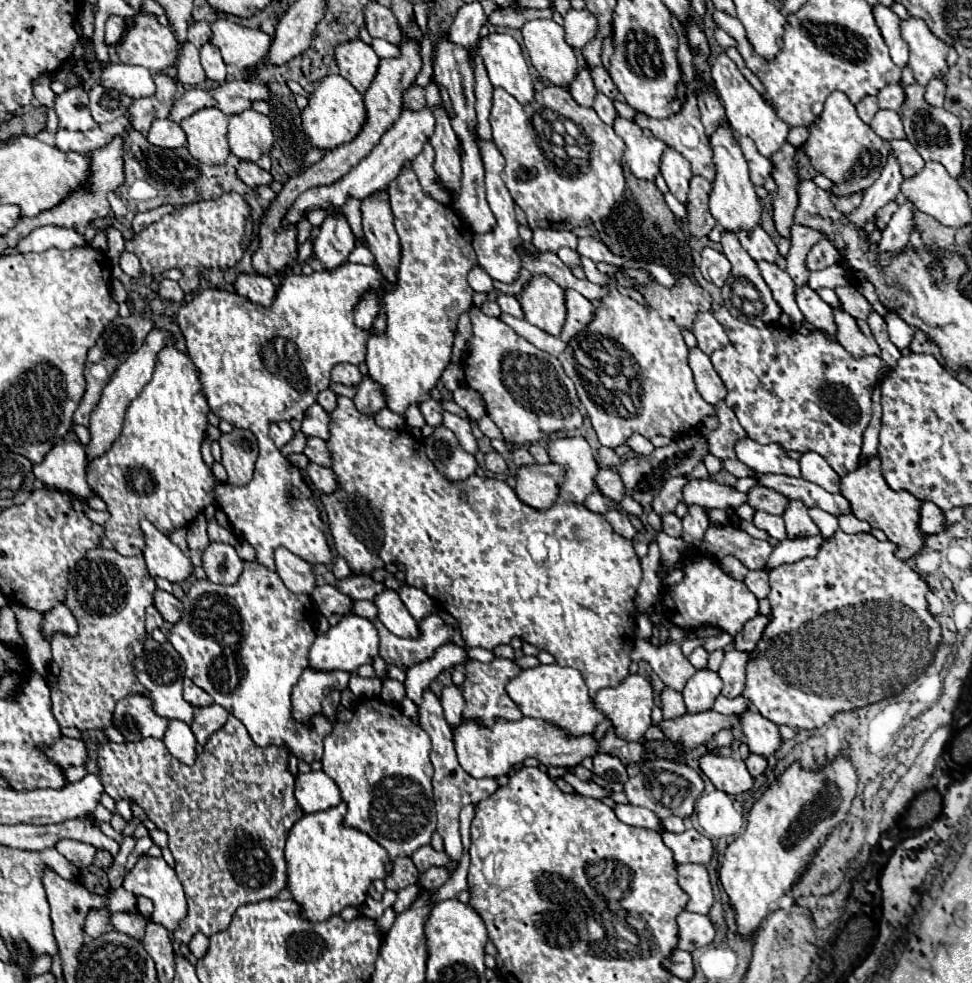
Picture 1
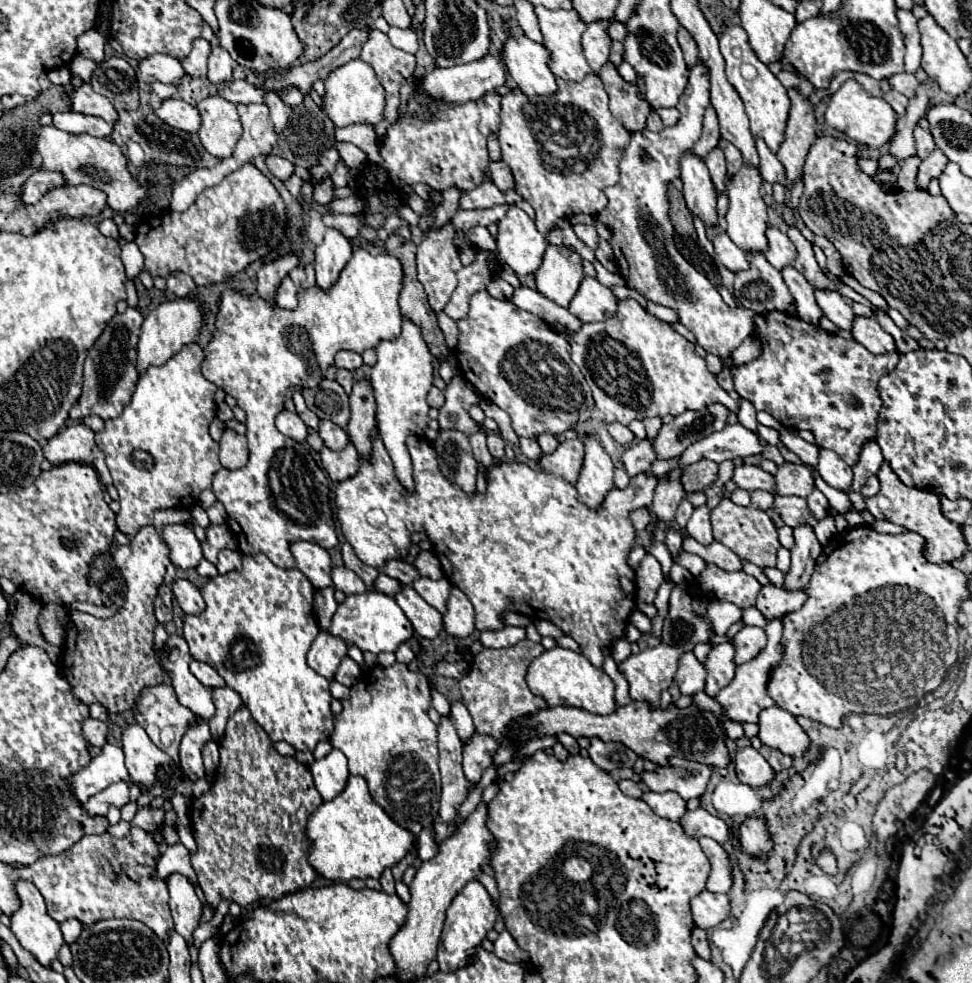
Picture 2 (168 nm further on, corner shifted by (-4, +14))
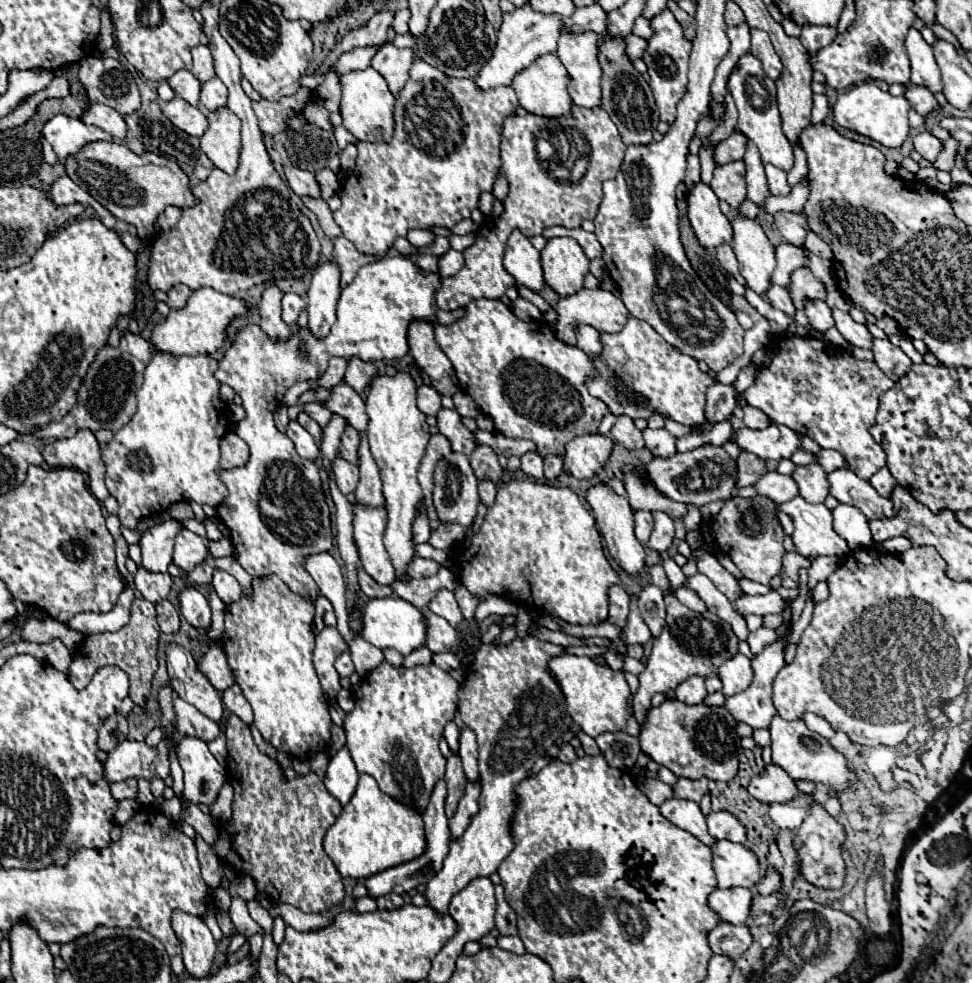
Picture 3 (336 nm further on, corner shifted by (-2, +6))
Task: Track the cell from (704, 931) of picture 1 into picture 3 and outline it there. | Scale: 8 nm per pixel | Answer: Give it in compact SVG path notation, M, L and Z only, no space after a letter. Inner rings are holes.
M737 887L737 889L715 889L709 899L709 907L713 913L719 915L721 921L731 925L743 925L749 917L751 905L751 891Z

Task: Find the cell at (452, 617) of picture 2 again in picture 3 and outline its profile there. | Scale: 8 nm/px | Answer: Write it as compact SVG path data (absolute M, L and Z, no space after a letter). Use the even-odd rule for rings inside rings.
M459 585L459 587L455 589L455 599L457 599L457 603L459 603L459 609L461 609L463 617L465 617L467 621L471 621L475 609L477 609L477 599L475 599L463 585Z

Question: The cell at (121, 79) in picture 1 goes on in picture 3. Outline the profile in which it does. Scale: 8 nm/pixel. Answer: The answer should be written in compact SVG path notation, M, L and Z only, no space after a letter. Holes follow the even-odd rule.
M179 69L177 73L173 73L167 79L169 87L175 91L177 97L185 99L191 105L199 105L199 91L201 91L201 83L193 77L191 71L187 69Z

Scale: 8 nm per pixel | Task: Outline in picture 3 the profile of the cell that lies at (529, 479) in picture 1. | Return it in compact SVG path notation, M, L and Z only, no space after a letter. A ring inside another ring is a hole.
M581 435L565 445L563 471L575 479L597 475L611 453L613 441L603 435Z

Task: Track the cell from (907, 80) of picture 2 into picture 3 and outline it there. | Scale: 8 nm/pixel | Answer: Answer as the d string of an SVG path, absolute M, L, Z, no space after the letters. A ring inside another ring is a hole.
M905 85L905 99L911 103L911 109L915 109L921 117L925 117L929 111L937 109L939 103L935 101L933 93L921 85Z

